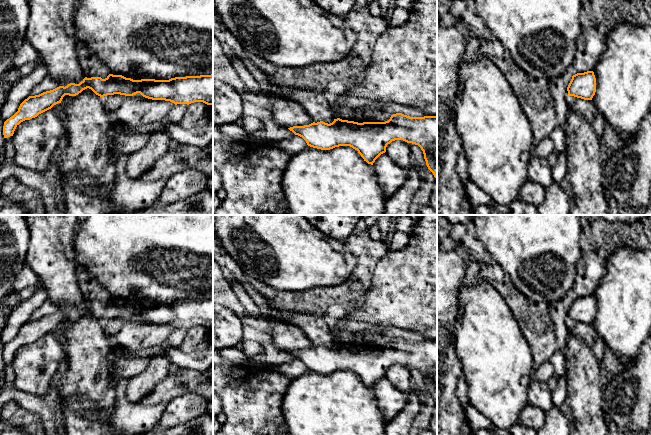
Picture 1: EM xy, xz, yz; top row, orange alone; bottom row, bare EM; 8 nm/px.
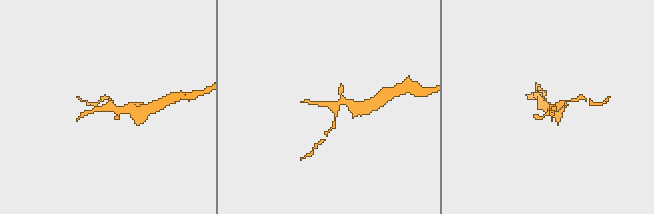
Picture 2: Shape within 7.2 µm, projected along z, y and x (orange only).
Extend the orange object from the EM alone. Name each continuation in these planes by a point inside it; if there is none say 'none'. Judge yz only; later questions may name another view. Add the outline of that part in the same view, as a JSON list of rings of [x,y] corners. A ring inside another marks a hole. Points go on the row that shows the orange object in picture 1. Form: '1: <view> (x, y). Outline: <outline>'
none

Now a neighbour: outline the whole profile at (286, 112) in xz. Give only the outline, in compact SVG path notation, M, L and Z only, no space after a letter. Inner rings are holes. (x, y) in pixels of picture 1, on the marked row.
M283 96L275 98L270 110L272 112L272 118L285 128L313 123L310 115L300 104Z

